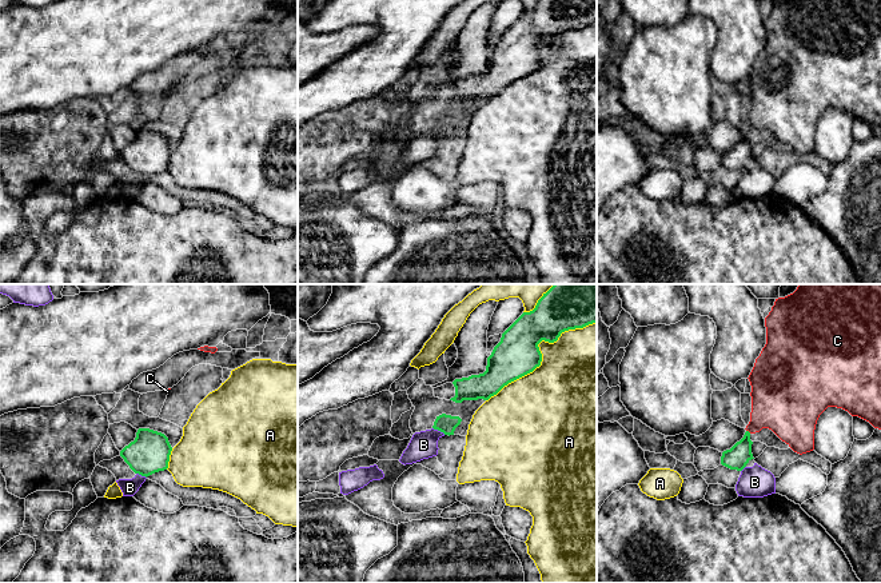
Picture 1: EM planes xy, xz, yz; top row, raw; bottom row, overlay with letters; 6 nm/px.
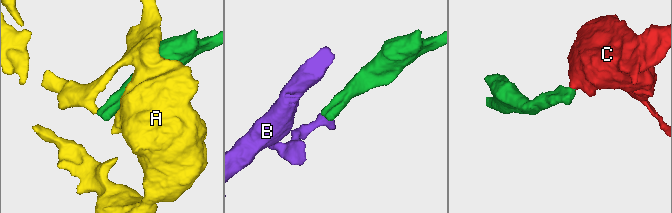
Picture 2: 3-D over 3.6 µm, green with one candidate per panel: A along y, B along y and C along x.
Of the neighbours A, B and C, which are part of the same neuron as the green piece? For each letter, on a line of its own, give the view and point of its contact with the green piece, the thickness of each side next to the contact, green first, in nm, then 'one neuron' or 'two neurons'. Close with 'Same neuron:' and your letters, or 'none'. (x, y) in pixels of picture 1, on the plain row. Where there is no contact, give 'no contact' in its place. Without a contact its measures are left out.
A: meets green in xz at (539, 54); 260 nm thick on the green side, 440 nm on the other; two neurons
B: meets green in xz at (439, 131); 110 nm thick on the green side, 170 nm on the other; two neurons
C: meets green in yz at (748, 132); 140 nm thick on the green side, 320 nm on the other; one neuron
Same neuron: C

